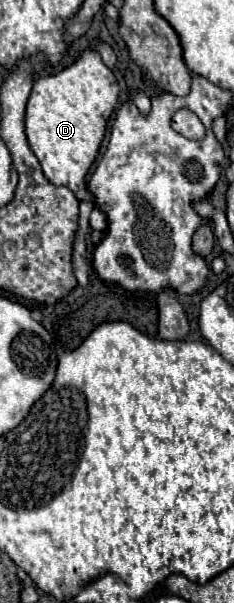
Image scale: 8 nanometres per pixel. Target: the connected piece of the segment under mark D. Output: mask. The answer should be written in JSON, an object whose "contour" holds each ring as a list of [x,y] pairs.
{"contour":[[[93,50],[83,52],[65,70],[33,82],[25,110],[25,134],[29,146],[39,158],[47,180],[59,186],[67,186],[77,194],[77,198],[89,200],[85,190],[85,176],[97,158],[107,120],[117,104],[117,94],[119,86],[115,74]]]}

